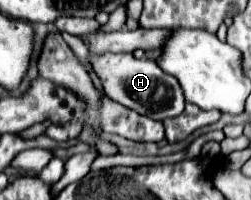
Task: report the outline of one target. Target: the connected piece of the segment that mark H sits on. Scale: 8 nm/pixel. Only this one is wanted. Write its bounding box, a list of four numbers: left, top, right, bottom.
[91,53,185,121]

